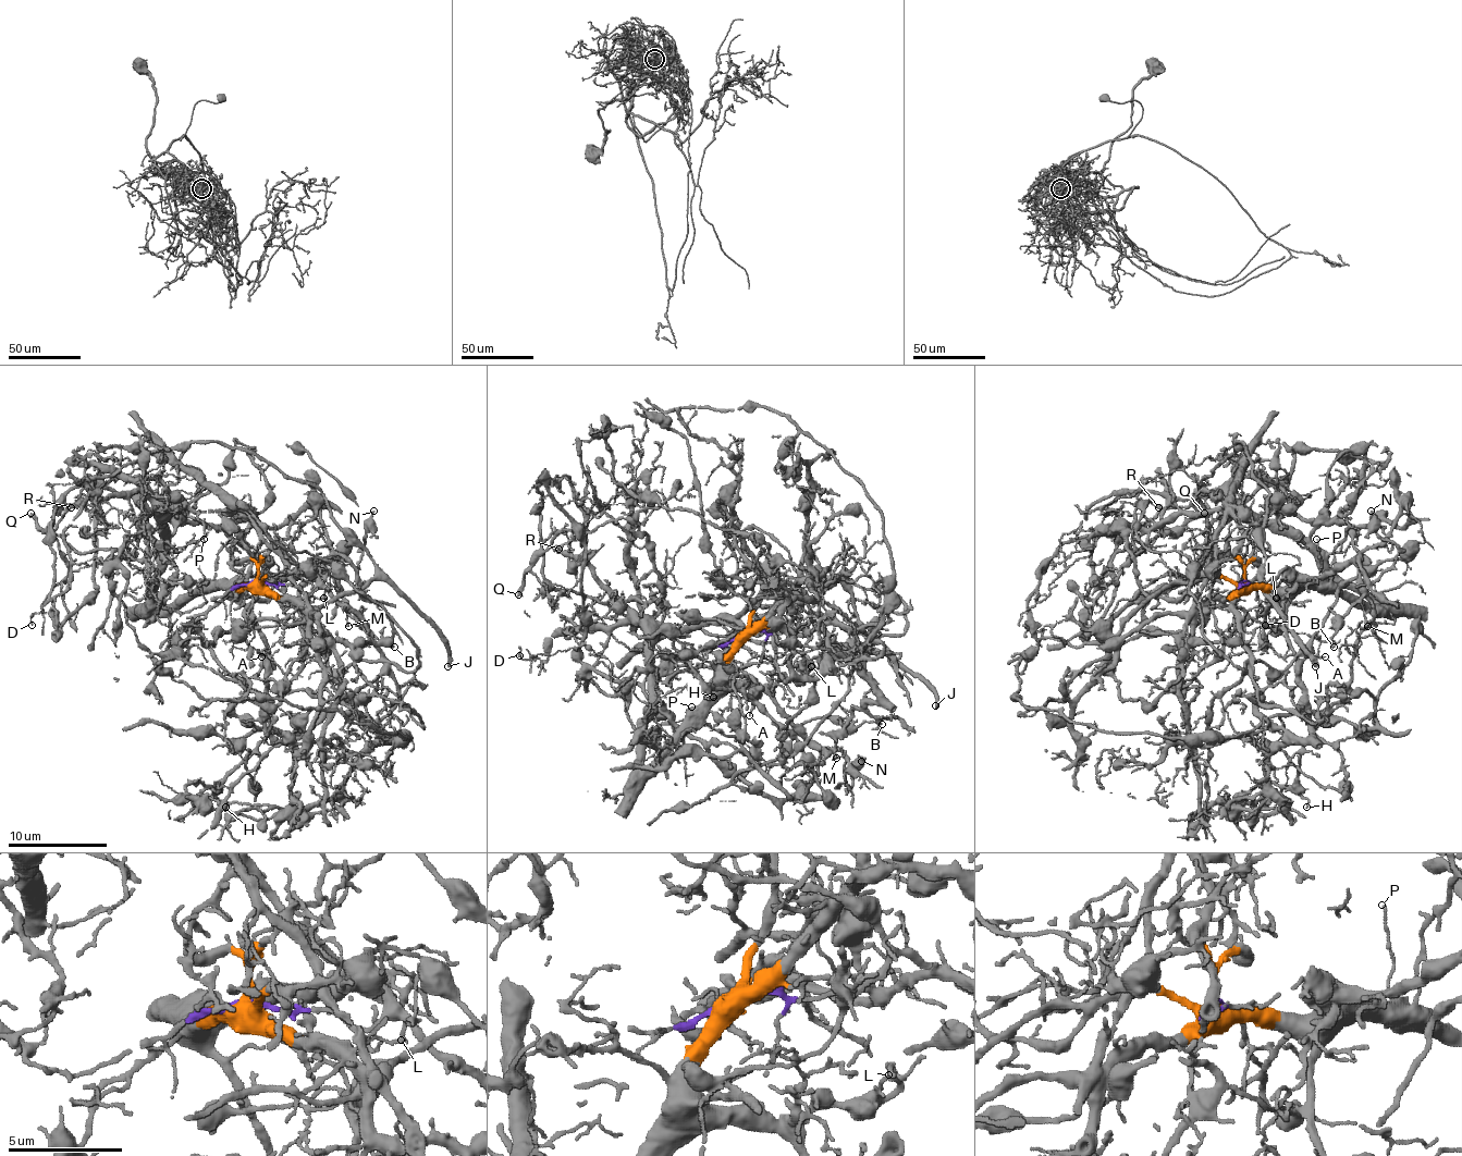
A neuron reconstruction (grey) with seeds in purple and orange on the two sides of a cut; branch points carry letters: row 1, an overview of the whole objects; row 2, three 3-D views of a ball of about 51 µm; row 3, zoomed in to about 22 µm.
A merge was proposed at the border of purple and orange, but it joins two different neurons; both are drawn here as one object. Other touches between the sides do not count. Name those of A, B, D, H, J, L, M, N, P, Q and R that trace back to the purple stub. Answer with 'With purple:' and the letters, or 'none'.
With purple: D, J, Q, R

